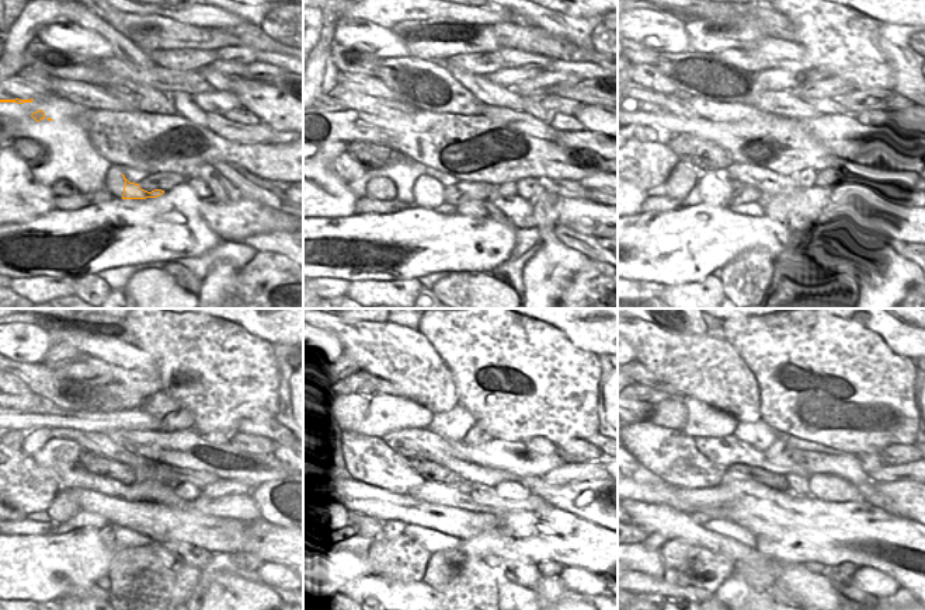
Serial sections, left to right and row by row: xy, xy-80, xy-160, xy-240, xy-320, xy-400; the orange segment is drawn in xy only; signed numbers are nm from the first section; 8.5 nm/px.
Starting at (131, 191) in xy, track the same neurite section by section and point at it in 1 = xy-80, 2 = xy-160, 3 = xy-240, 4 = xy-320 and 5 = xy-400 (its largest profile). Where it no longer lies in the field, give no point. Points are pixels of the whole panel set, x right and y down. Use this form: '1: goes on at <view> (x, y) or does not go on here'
1: goes on at xy-80 (473, 208)
2: goes on at xy-160 (814, 226)
3: goes on at xy-240 (197, 557)
4: goes on at xy-320 (524, 572)
5: goes on at xy-400 (844, 586)

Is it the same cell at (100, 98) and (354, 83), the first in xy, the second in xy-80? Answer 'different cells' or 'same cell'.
same cell

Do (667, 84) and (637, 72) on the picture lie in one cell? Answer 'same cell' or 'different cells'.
same cell

